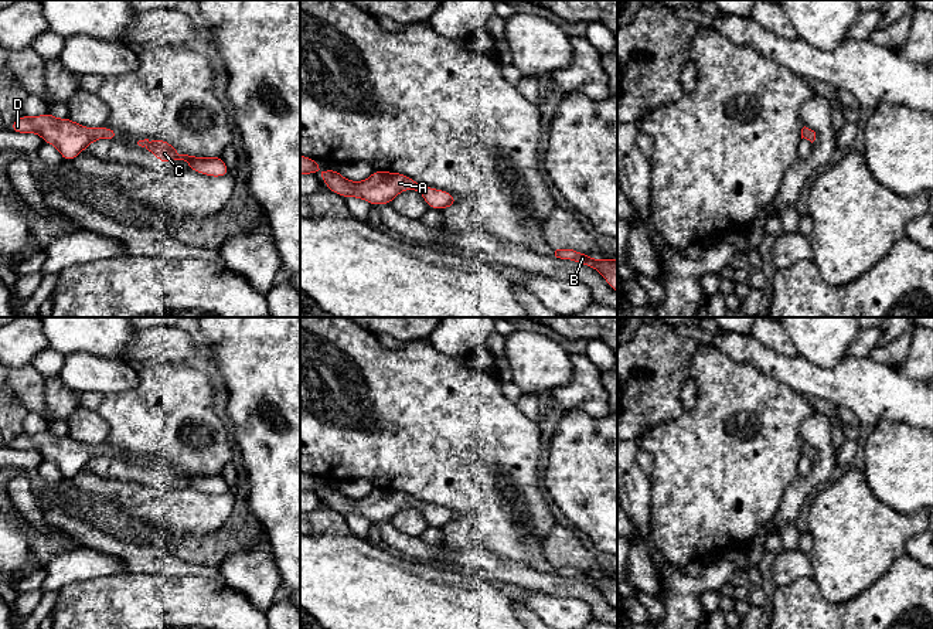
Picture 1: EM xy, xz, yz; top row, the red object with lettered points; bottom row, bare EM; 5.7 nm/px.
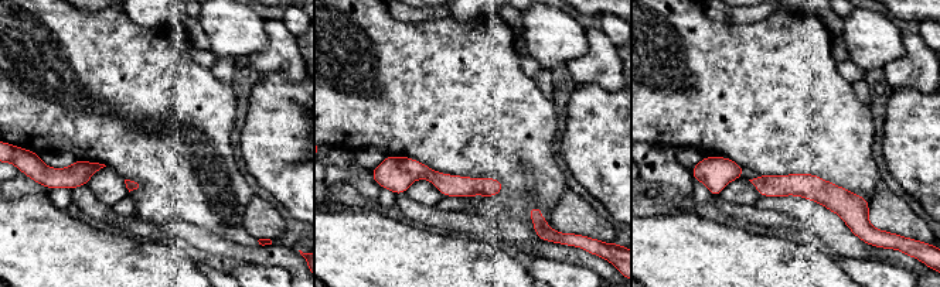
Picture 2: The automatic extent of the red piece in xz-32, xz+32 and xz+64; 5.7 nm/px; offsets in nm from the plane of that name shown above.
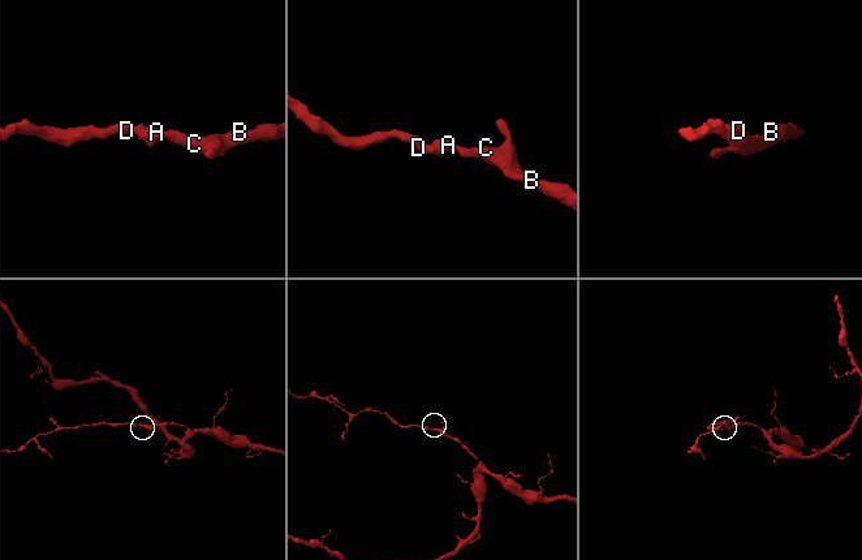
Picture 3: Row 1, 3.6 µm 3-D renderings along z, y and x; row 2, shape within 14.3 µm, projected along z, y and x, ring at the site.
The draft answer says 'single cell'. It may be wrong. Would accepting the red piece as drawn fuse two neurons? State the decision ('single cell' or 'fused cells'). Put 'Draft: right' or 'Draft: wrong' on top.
Draft: right
single cell

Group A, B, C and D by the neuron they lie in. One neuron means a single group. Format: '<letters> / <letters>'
A B C D

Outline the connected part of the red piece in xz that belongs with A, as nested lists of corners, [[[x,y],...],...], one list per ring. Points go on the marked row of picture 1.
[[[323,170],[320,178],[330,191],[337,193],[344,198],[362,198],[371,205],[389,204],[405,190],[419,191],[429,208],[443,210],[453,207],[457,203],[457,198],[453,194],[419,184],[402,173],[374,170],[367,180],[351,181],[344,178],[338,170]]]

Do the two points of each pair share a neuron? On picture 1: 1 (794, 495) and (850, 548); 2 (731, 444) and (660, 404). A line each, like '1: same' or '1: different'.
1: different
2: different

